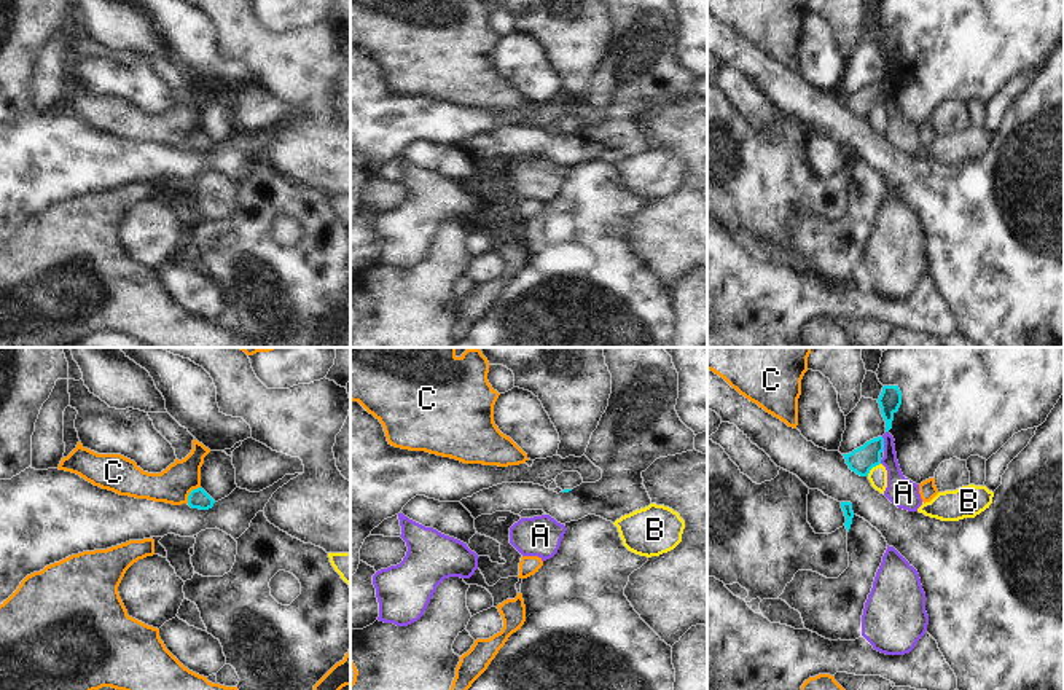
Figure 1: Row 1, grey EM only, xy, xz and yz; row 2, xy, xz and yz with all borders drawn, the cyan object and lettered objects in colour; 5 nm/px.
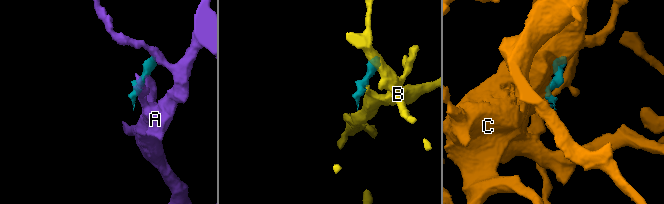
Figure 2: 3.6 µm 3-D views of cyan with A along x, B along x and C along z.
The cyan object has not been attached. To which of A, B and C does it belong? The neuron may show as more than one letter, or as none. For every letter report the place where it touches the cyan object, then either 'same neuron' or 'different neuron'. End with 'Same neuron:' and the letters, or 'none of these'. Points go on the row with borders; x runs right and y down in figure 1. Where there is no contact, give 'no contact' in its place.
A: yz (883, 443) | different neuron
B: yz (872, 467) | different neuron
C: xy (190, 493) | different neuron
Same neuron: none of these

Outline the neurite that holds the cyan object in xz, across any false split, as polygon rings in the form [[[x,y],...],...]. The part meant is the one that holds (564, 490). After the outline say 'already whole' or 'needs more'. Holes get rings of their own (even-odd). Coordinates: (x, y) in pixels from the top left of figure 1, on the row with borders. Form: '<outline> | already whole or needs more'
[[[562,472],[556,476],[557,488],[562,489],[562,492],[569,492],[573,488],[580,486],[583,483],[583,478],[578,472]]] | needs more

